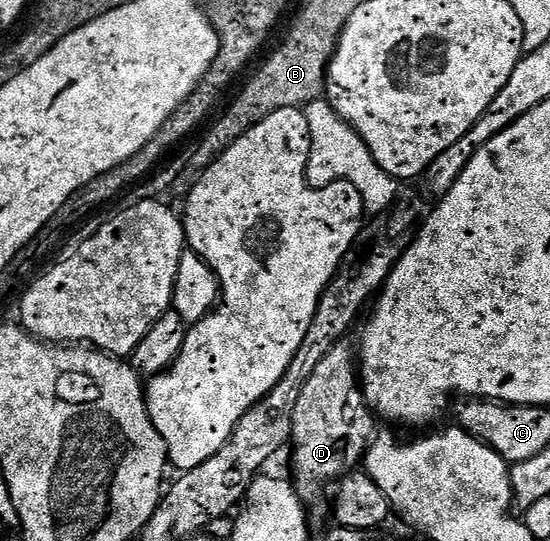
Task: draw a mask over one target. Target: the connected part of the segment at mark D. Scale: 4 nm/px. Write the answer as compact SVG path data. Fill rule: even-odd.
M348 342L335 344L326 358L318 362L314 374L310 374L310 382L302 389L302 395L294 405L294 426L292 427L292 439L290 441L290 453L292 452L292 472L297 494L304 502L316 500L320 496L320 480L339 481L349 470L355 469L363 461L368 453L368 447L378 435L377 417L367 400L364 399L364 389L358 375L358 352Z

